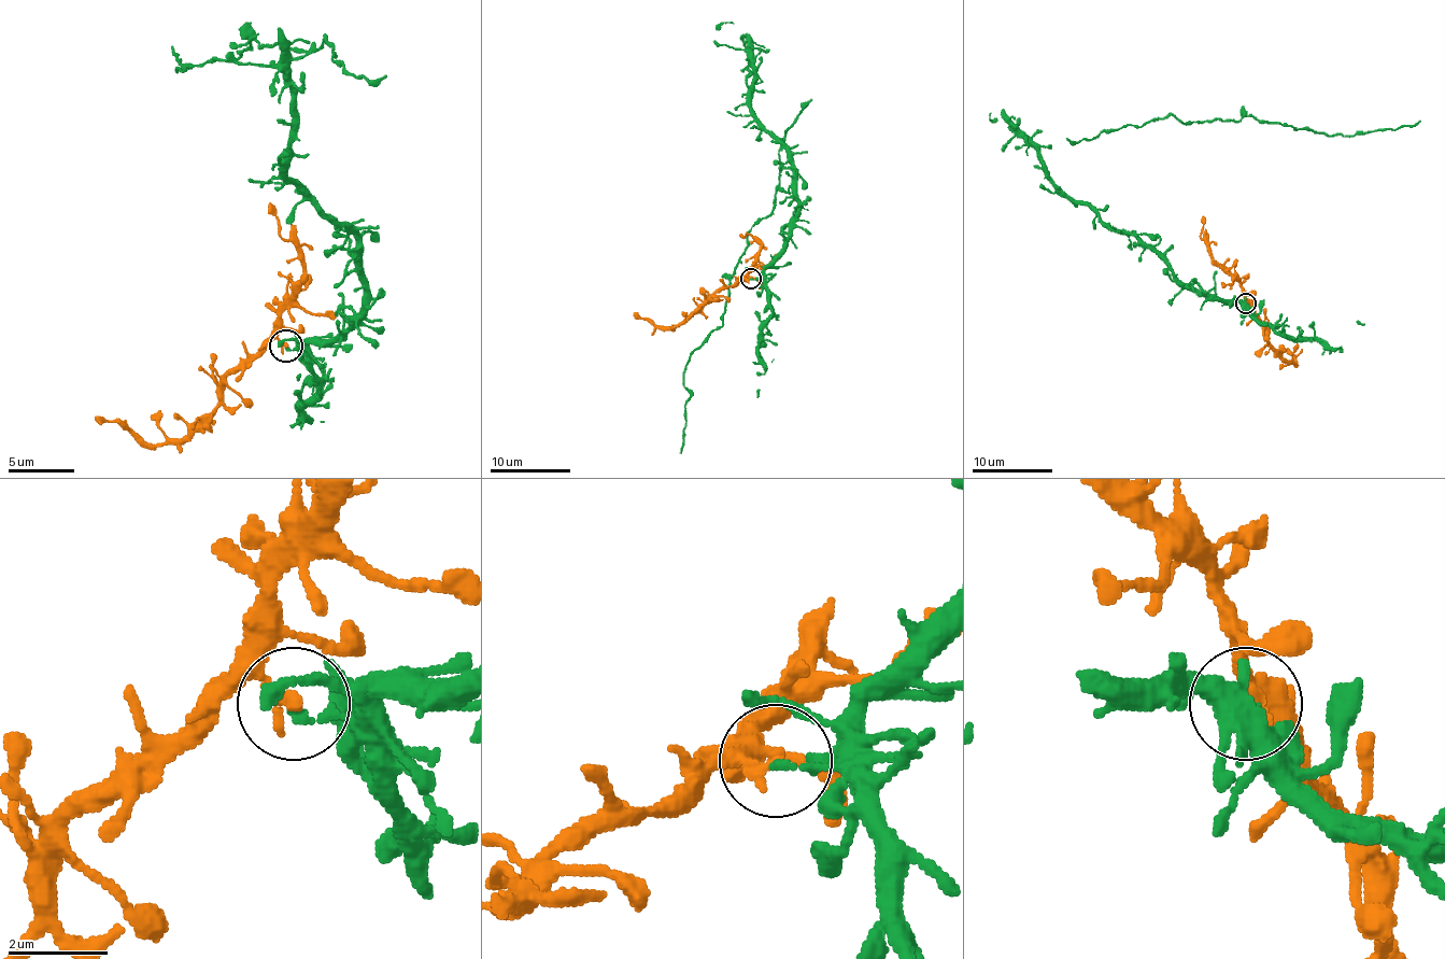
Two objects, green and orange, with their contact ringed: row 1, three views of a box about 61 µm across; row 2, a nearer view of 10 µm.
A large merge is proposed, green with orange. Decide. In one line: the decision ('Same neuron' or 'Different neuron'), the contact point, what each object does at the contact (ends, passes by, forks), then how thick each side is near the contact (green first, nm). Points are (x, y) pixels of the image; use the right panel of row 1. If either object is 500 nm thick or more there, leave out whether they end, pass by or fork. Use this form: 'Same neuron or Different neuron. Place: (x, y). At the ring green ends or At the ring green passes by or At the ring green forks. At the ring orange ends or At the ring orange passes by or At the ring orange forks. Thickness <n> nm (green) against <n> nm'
Different neuron. Place: (1245, 304). At the ring green ends. At the ring orange ends. Thickness 160 nm (green) against 260 nm

